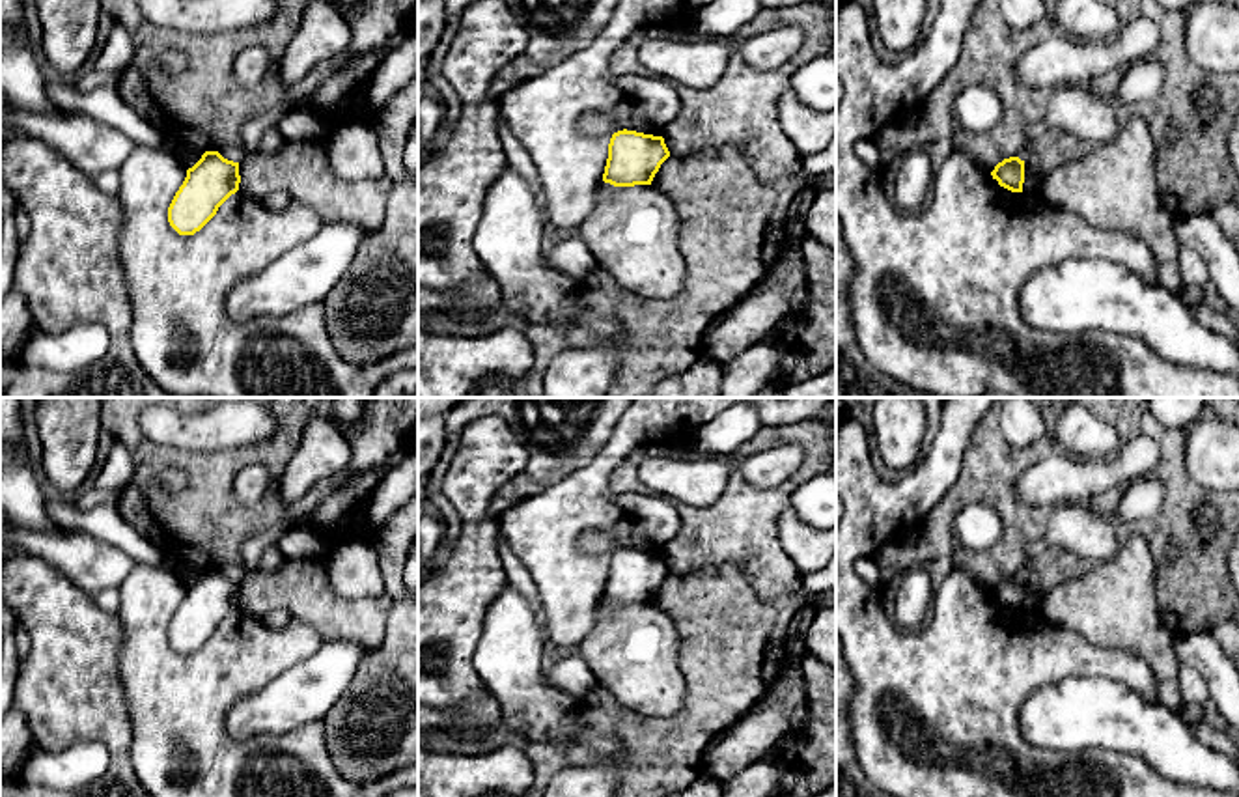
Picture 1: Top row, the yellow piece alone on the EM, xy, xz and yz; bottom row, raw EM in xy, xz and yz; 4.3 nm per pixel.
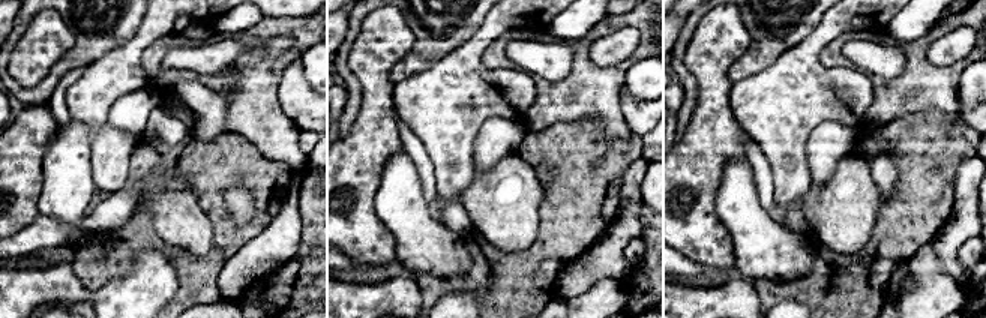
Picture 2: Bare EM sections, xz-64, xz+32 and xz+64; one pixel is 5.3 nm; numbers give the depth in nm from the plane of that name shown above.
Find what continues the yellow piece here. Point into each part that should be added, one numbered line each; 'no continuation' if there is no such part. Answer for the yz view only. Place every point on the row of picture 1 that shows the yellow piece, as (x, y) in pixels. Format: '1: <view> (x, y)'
no continuation

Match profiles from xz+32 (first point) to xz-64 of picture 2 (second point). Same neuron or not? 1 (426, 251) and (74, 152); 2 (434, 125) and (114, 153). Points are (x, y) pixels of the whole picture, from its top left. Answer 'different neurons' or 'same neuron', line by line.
1: same neuron
2: same neuron

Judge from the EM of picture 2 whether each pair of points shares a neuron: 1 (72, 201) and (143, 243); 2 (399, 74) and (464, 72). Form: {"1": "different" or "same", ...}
{"1": "different", "2": "different"}

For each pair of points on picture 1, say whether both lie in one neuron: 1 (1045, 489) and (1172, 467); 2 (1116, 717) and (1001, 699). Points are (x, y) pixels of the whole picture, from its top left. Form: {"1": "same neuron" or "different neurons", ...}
{"1": "different neurons", "2": "different neurons"}

